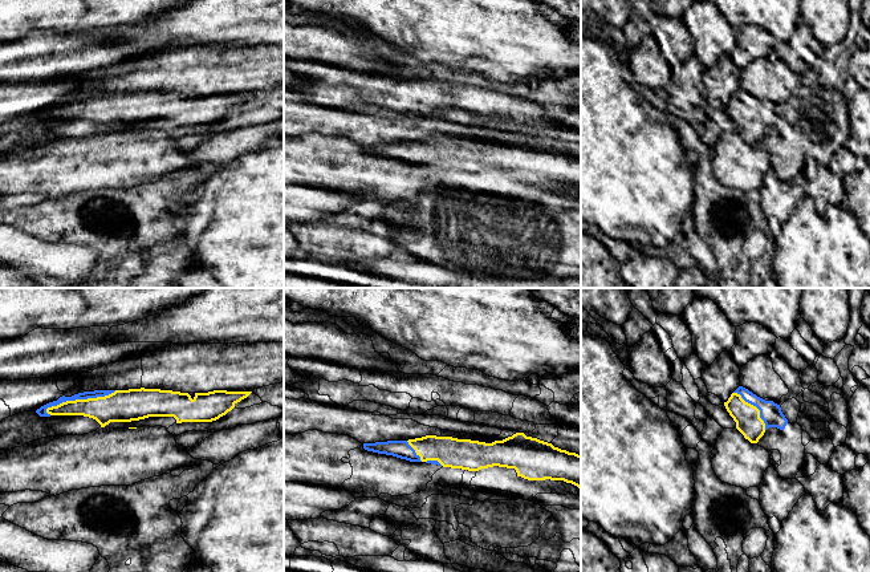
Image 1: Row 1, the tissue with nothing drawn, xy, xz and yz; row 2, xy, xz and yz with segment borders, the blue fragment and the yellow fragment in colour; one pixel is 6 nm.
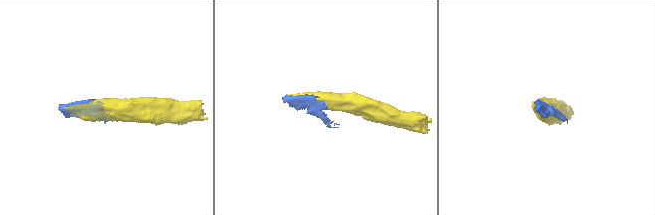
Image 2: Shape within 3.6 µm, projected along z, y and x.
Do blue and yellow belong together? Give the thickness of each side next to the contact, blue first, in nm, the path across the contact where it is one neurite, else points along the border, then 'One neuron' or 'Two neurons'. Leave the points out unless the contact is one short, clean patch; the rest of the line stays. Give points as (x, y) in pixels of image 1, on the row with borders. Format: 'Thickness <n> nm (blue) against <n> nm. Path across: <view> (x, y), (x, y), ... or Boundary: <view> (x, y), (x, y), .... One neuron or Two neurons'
Thickness 60 nm (blue) against 190 nm. One neuron

